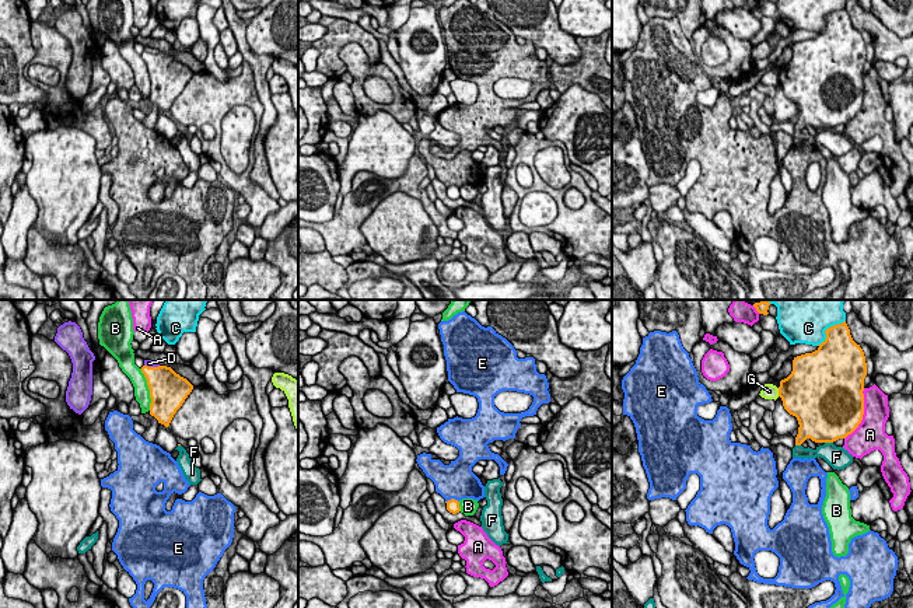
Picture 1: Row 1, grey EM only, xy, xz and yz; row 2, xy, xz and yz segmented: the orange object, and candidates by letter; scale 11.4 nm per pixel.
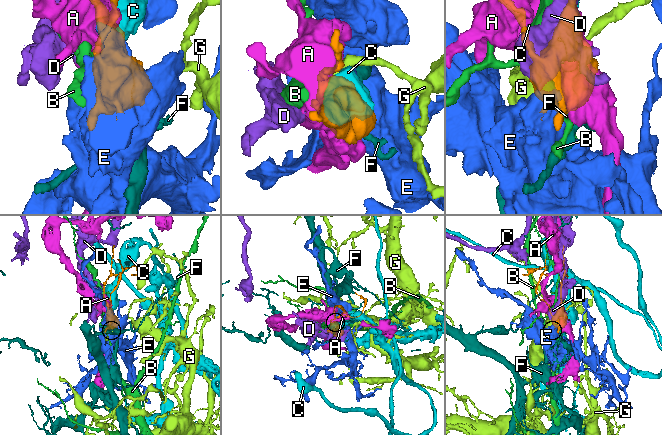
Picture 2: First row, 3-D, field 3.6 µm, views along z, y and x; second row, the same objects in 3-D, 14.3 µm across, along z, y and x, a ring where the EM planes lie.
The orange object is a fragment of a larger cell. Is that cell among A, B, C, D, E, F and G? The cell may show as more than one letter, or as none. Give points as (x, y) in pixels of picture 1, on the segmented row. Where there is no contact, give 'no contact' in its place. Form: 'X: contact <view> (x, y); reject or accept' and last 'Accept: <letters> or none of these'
A: contact yz (863, 413); reject
B: contact xy (149, 388); reject
C: contact yz (826, 329); reject
D: contact xy (151, 367); reject
E: contact xz (451, 499); reject
F: contact yz (829, 441); accept
G: contact yz (779, 392); reject
Accept: F

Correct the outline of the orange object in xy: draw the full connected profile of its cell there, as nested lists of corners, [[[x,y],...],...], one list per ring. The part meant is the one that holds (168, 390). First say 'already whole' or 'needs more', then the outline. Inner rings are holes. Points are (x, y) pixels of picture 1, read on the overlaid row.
already whole; [[[143,366],[141,373],[150,389],[150,415],[168,427],[176,410],[192,392],[193,385],[167,366]]]

